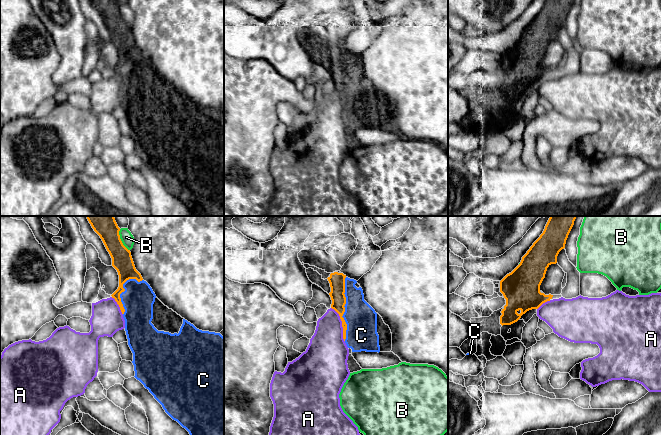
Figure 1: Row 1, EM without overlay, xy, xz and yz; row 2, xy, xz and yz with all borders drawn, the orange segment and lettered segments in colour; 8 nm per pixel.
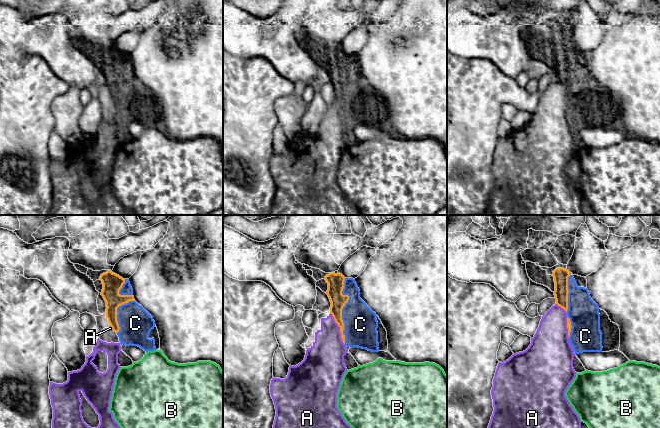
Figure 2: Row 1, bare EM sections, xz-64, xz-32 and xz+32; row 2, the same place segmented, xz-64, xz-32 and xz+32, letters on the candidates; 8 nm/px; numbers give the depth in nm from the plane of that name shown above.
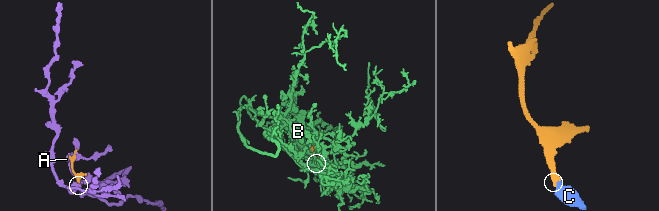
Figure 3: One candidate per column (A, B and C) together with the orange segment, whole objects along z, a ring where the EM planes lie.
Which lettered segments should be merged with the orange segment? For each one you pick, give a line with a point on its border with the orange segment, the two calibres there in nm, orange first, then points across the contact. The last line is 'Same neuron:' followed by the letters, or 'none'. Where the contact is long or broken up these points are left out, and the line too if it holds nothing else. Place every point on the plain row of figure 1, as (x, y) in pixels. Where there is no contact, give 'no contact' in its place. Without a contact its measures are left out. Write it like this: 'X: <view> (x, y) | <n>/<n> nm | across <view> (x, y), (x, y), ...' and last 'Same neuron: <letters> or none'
C: xz (344, 85) | 130/260 nm
Same neuron: C

